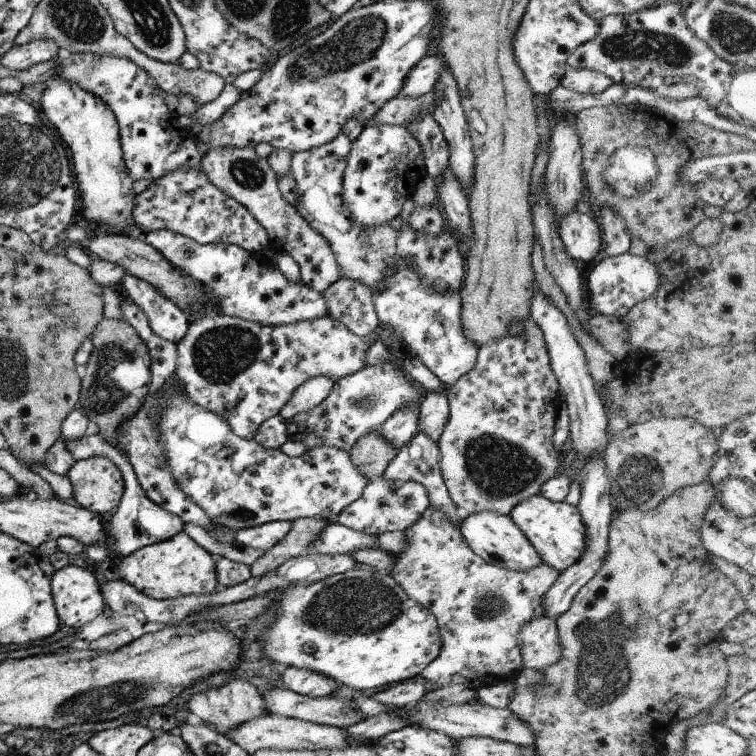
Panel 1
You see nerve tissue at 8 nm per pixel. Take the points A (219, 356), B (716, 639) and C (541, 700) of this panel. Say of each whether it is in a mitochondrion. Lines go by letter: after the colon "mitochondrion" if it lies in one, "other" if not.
A: mitochondrion
B: other
C: other

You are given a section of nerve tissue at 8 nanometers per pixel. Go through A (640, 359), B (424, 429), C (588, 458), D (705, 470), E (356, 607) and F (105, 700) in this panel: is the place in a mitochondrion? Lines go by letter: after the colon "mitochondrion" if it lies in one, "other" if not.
A: other
B: other
C: other
D: other
E: mitochondrion
F: mitochondrion

